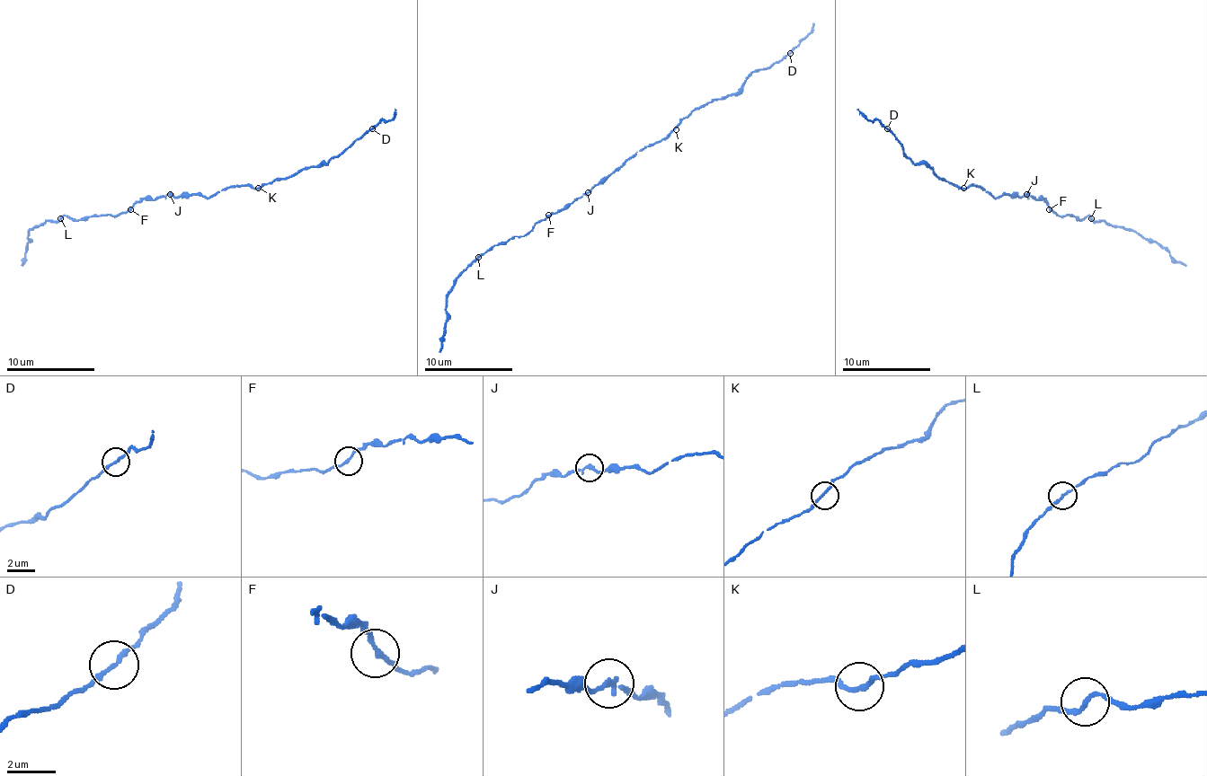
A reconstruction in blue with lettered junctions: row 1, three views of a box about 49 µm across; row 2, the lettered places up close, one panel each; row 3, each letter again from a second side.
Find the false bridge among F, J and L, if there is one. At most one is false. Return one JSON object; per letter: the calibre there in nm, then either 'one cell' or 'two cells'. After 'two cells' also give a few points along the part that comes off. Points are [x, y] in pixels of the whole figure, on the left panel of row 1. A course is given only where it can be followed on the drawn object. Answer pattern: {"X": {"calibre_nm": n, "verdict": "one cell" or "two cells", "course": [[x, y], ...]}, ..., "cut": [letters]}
{"F": {"calibre_nm": 180, "verdict": "one cell"}, "J": {"calibre_nm": 170, "verdict": "one cell"}, "L": {"calibre_nm": 180, "verdict": "one cell"}, "cut": []}

